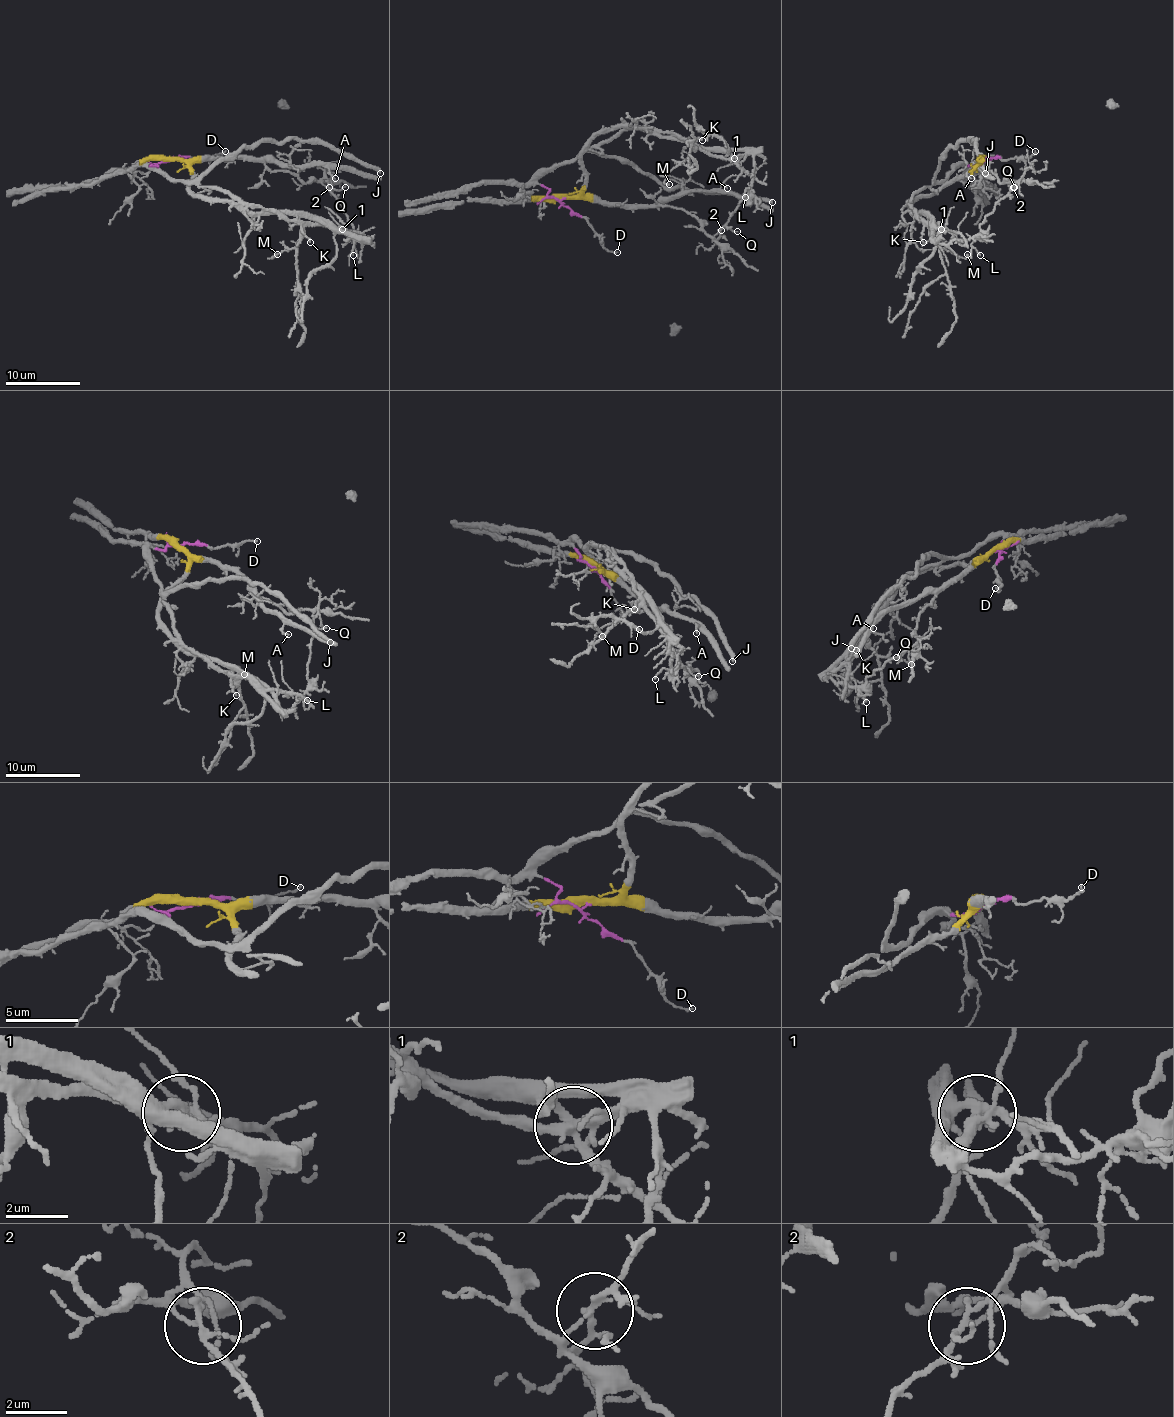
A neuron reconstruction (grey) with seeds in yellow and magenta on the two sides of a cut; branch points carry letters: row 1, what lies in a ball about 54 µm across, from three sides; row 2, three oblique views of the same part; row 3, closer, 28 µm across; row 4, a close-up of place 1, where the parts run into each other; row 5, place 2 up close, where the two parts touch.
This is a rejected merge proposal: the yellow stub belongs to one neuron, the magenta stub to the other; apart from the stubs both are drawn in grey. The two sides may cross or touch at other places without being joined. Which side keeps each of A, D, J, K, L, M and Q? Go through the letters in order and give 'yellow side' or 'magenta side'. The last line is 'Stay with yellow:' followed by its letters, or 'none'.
A: yellow side
D: magenta side
J: magenta side
K: magenta side
L: magenta side
M: magenta side
Q: yellow side
Stay with yellow: A, Q

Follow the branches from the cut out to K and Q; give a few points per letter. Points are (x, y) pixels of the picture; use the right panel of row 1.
K: (982, 160), (976, 166), (963, 162), (945, 179), (924, 186), (911, 197), (924, 225), (922, 242)
Q: (980, 160), (989, 158), (989, 171), (1001, 182), (1019, 182), (1010, 188), (1012, 190), (1014, 186)

